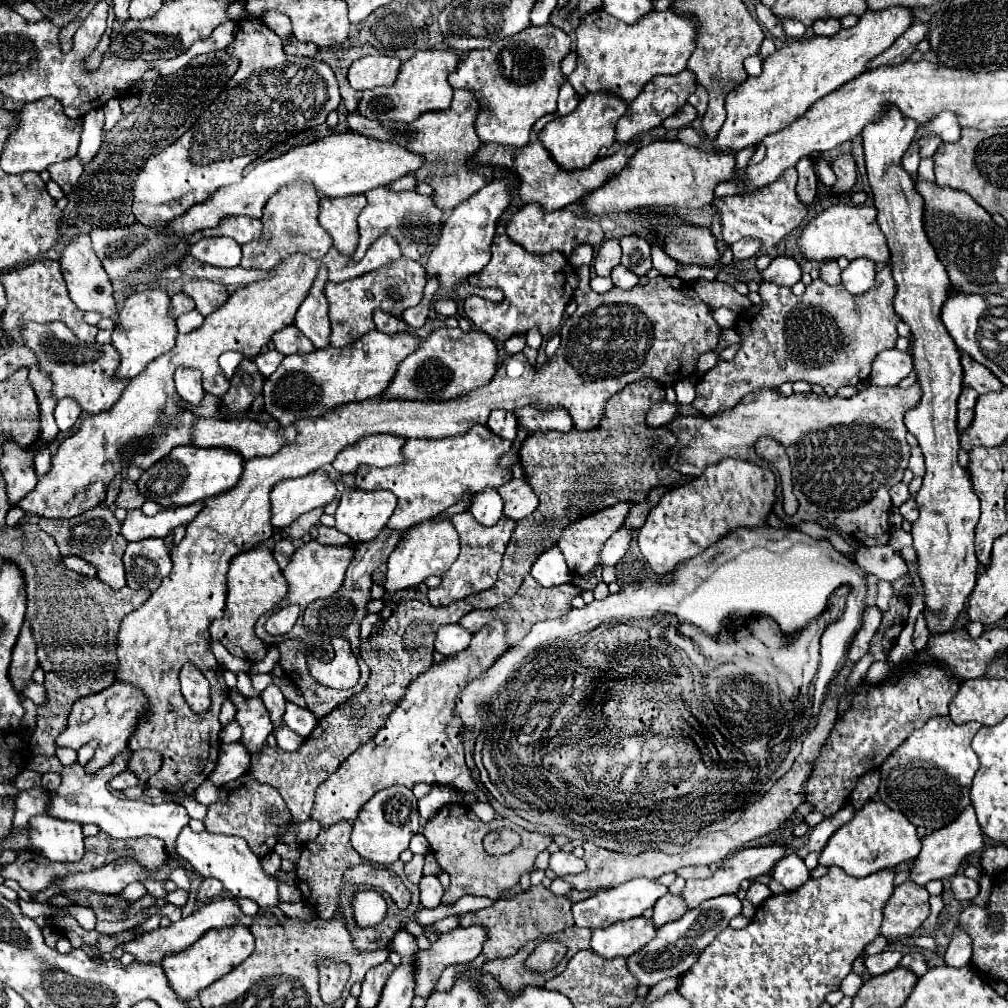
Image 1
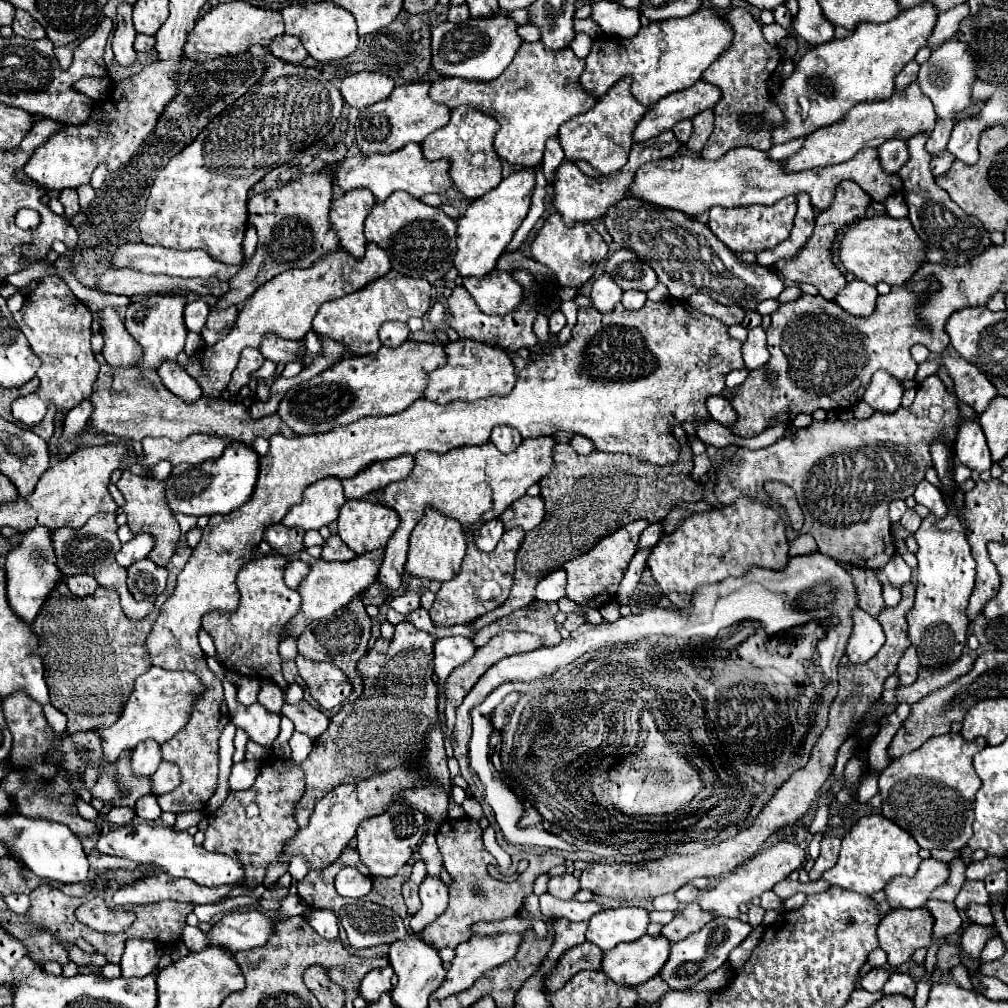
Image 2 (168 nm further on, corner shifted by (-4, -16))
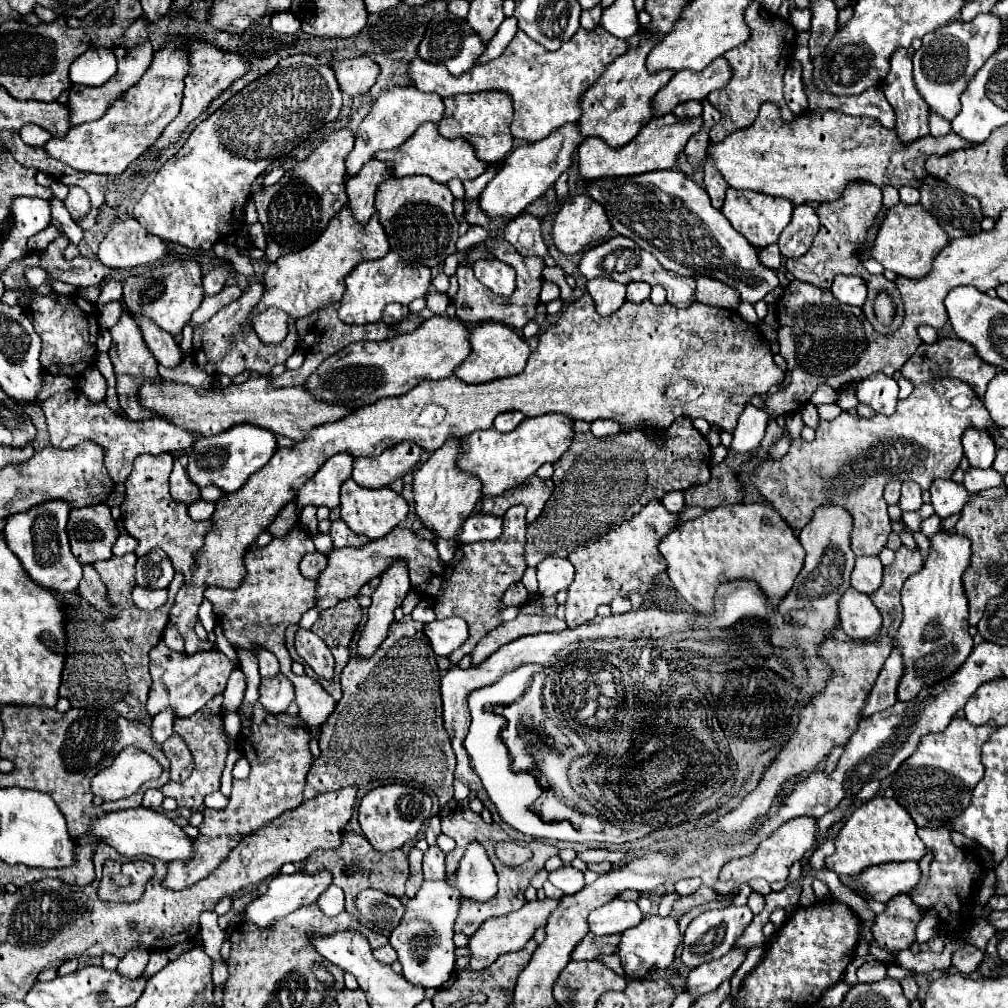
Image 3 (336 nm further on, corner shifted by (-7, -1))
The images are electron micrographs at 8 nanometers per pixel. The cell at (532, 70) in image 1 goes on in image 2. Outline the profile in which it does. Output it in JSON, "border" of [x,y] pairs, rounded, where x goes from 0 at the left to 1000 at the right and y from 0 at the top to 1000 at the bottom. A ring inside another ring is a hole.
{"border":[[[519,42],[505,67],[493,79],[465,81],[457,77],[436,77],[428,81],[426,95],[430,101],[443,103],[447,109],[463,103],[489,115],[497,123],[491,137],[493,153],[505,163],[533,165],[539,159],[541,141],[553,137],[555,125],[592,103],[592,99],[584,99],[584,95],[576,91],[576,67],[580,67],[580,62],[572,58],[566,48],[547,52],[541,50],[537,42]]]}

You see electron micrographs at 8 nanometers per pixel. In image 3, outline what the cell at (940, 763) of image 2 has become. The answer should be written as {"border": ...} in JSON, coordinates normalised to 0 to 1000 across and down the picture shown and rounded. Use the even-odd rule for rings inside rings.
{"border":[[[946,711],[937,725],[917,729],[909,747],[897,755],[897,761],[891,761],[883,779],[887,783],[887,793],[905,809],[913,822],[929,822],[931,818],[942,822],[944,813],[960,801],[964,795],[964,783],[976,769],[972,741],[986,725],[988,717],[966,721],[958,713]]]}

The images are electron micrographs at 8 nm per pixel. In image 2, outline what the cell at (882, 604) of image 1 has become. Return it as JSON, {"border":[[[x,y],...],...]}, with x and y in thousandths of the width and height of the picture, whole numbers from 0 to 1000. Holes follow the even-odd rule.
{"border":[[[844,563],[842,569],[846,571],[846,579],[850,585],[850,601],[860,609],[870,611],[878,597],[874,591],[874,577],[870,575],[868,567],[864,567],[862,563]]]}

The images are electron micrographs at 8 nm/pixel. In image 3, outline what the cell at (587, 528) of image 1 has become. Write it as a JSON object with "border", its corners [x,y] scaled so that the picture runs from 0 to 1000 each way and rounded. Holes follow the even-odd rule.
{"border":[[[645,497],[631,513],[619,517],[611,525],[605,525],[593,537],[581,541],[579,545],[569,545],[563,551],[563,557],[571,563],[571,572],[563,582],[562,596],[562,618],[563,622],[577,620],[591,612],[595,600],[603,600],[609,592],[625,592],[627,586],[641,588],[643,580],[655,566],[661,566],[661,557],[653,547],[653,539],[663,531],[673,517],[673,511],[667,511],[659,505],[655,497]]]}

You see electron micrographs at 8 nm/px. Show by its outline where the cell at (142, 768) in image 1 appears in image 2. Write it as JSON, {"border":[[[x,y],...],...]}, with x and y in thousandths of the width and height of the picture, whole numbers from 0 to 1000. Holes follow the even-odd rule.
{"border":[[[160,756],[160,760],[156,762],[156,766],[150,770],[150,776],[152,776],[154,788],[172,786],[180,778],[178,762],[172,756]]]}

